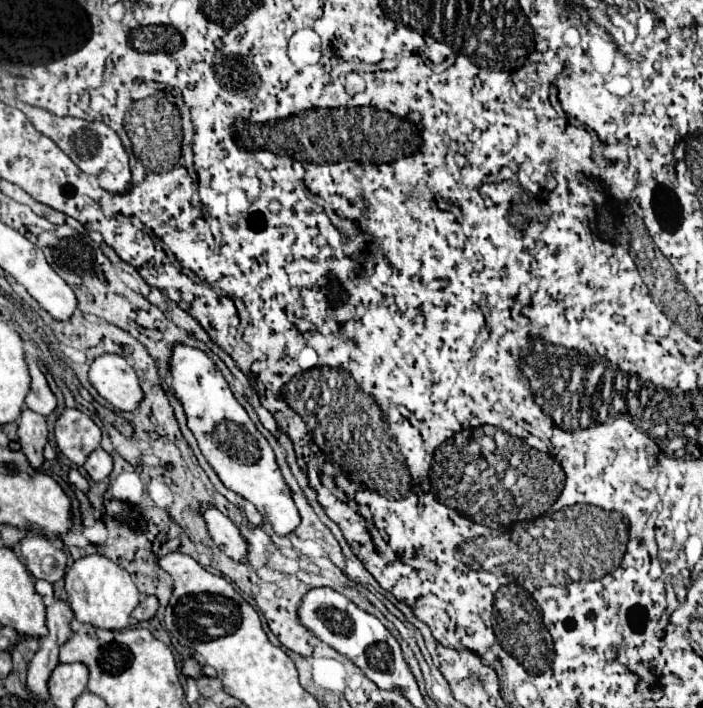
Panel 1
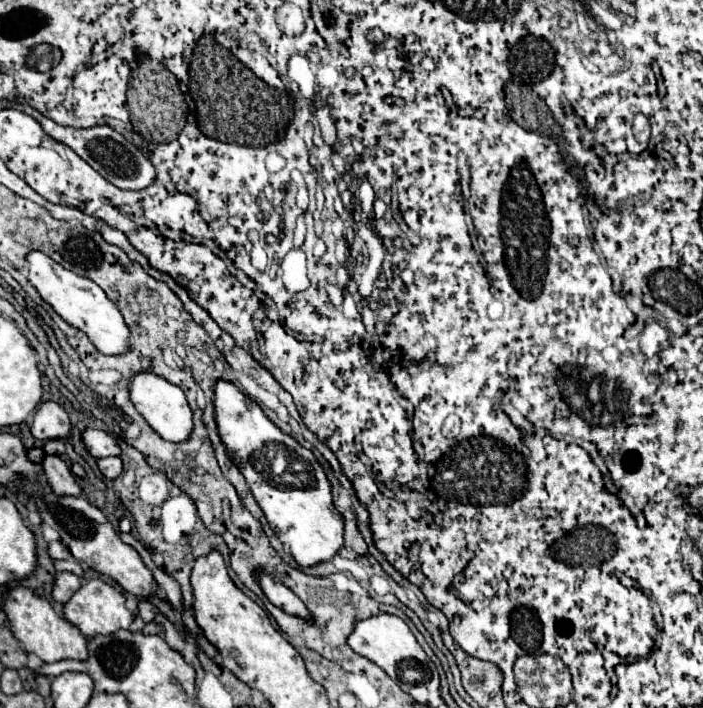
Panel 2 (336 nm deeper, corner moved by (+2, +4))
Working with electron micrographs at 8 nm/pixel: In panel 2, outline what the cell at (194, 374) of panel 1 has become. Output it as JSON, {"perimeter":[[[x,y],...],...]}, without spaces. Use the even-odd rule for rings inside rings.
{"perimeter":[[[215,381],[213,409],[221,443],[229,459],[247,479],[277,539],[301,567],[329,561],[343,545],[343,517],[333,507],[331,485],[313,453],[275,427],[261,407],[231,381]]]}

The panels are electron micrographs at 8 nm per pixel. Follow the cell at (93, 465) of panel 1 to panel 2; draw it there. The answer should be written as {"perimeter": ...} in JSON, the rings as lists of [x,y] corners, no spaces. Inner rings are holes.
{"perimeter":[[[101,457],[97,461],[97,465],[99,465],[99,471],[105,479],[117,479],[119,473],[123,471],[123,463],[119,457]]]}

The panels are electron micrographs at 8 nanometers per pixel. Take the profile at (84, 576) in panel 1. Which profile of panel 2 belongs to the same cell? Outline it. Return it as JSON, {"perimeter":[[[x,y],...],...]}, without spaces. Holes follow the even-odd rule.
{"perimeter":[[[95,577],[95,579],[85,581],[79,587],[79,591],[67,601],[67,605],[63,607],[63,617],[69,623],[73,623],[85,637],[95,637],[95,635],[111,635],[119,629],[129,629],[133,621],[133,611],[127,609],[125,597],[119,589]]]}

